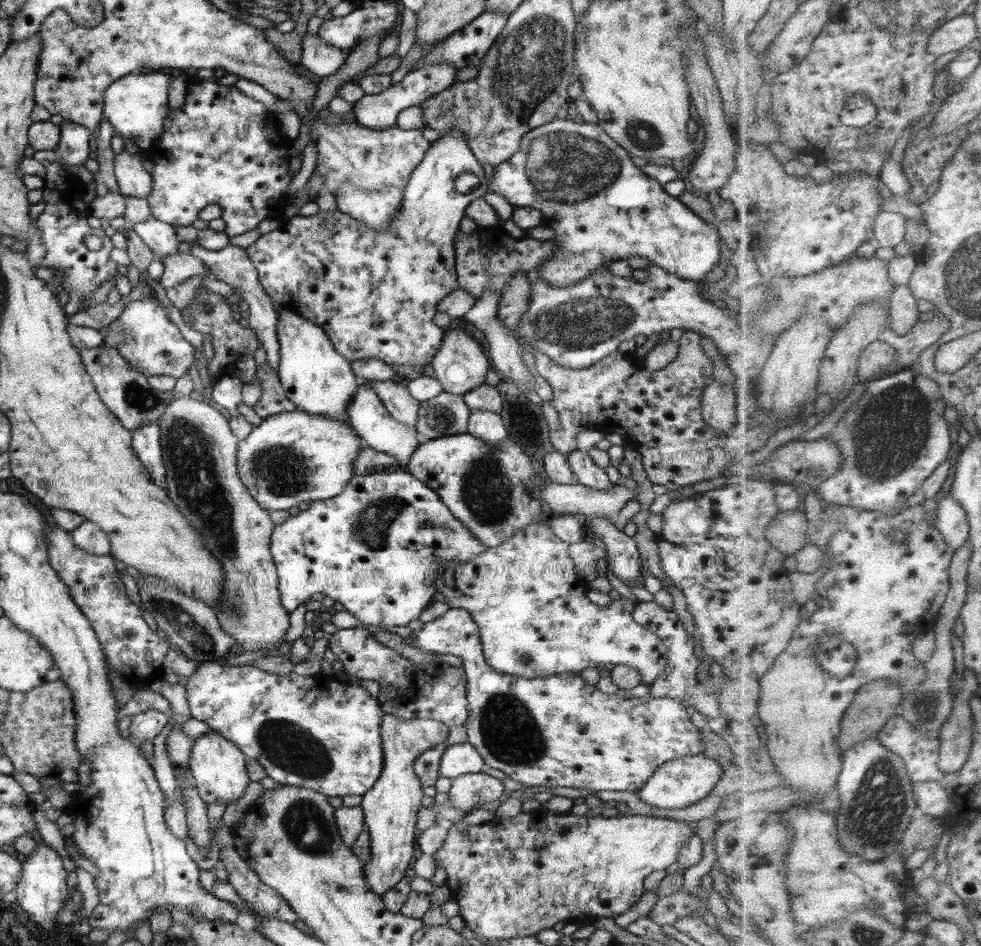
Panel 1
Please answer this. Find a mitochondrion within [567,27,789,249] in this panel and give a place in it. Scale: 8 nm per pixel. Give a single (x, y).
(644, 135)

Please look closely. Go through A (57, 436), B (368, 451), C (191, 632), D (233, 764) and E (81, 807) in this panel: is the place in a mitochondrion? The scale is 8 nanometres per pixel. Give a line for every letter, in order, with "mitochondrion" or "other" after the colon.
A: other
B: other
C: mitochondrion
D: other
E: other

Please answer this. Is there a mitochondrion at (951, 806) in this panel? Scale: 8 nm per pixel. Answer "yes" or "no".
no

